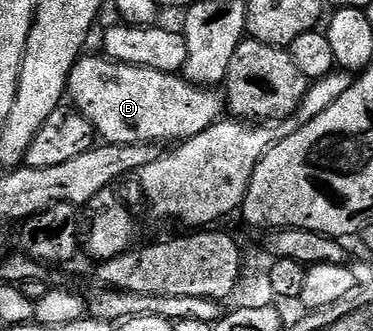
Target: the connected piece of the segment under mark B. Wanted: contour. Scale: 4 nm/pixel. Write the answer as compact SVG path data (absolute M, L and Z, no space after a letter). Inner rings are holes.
M83 55L75 63L69 76L67 97L72 108L80 111L92 123L94 134L102 142L110 145L157 145L161 141L184 143L222 120L223 97L216 88L192 85L184 76L176 73L164 73L138 65L124 65L118 61L110 61L104 55L89 56Z

